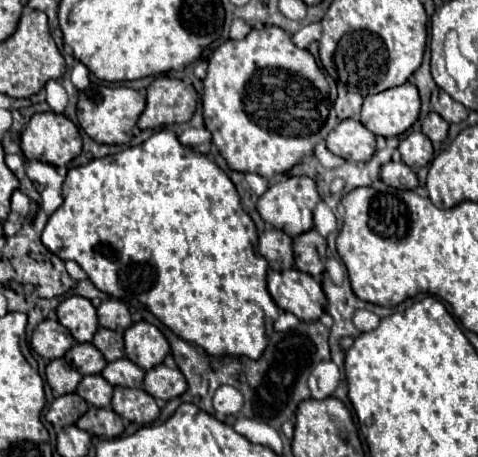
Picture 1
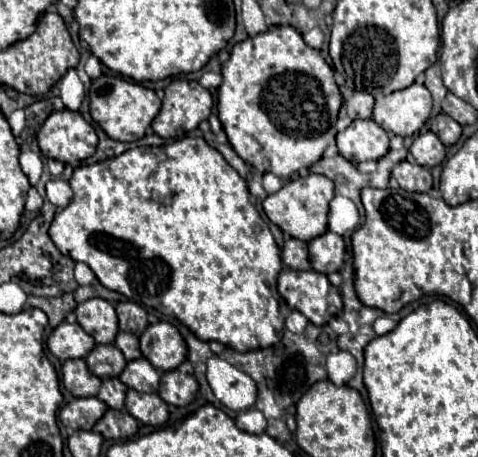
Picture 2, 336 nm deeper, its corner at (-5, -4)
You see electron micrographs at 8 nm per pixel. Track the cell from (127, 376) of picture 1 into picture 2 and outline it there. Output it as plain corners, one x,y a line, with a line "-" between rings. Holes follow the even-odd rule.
137,358
131,360
123,374
119,376
119,380
123,384
127,384
129,388
137,390
137,392
157,392
159,388
159,372
151,366
151,362
147,362
145,358

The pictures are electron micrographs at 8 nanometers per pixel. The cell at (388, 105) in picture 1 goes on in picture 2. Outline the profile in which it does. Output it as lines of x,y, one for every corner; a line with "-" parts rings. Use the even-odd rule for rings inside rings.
411,84
405,90
379,96
375,100
373,120
397,136
413,136
431,114
431,94
423,84

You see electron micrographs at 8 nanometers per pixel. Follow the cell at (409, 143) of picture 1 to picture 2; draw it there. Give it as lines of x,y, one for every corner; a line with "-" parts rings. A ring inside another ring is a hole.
433,132
419,134
413,140
409,152
413,154
415,162
419,166
425,166
425,168
433,168
433,166
437,166
437,164
441,164
445,160
445,146
437,138
437,134
433,134

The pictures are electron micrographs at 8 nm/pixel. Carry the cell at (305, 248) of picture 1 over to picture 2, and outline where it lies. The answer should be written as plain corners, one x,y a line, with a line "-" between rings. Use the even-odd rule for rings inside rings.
325,232
309,242
309,258
317,272
331,274
343,266
345,242
335,232

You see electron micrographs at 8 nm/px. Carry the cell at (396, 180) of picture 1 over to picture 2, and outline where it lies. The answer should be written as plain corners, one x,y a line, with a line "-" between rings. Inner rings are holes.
407,160
399,162
393,168
393,176
397,178
399,186
409,192
429,192
433,186
431,172
419,164
411,164

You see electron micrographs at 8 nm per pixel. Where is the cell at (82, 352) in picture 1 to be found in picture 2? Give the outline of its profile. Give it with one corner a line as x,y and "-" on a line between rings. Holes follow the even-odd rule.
103,344
103,346
95,346
89,356
85,358
89,370
93,374
97,374
99,378
111,378
111,376
119,376
127,364
123,352
115,346
115,344

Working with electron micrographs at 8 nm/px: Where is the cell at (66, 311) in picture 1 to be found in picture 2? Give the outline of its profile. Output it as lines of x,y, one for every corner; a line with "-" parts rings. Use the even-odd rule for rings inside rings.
89,298
75,308
77,322
95,338
97,344
113,344
119,324
115,308
103,298

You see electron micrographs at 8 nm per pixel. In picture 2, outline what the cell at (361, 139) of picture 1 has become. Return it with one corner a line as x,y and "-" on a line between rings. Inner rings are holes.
353,120
351,126
337,134
337,148
353,164
379,160
389,152
389,136
375,120

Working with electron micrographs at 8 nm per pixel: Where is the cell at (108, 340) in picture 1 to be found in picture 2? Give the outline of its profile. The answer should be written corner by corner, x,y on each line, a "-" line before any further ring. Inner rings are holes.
119,332
117,334
117,340
115,340
115,346
125,354
127,360
135,360
141,356
141,350
139,350
139,338
131,332

